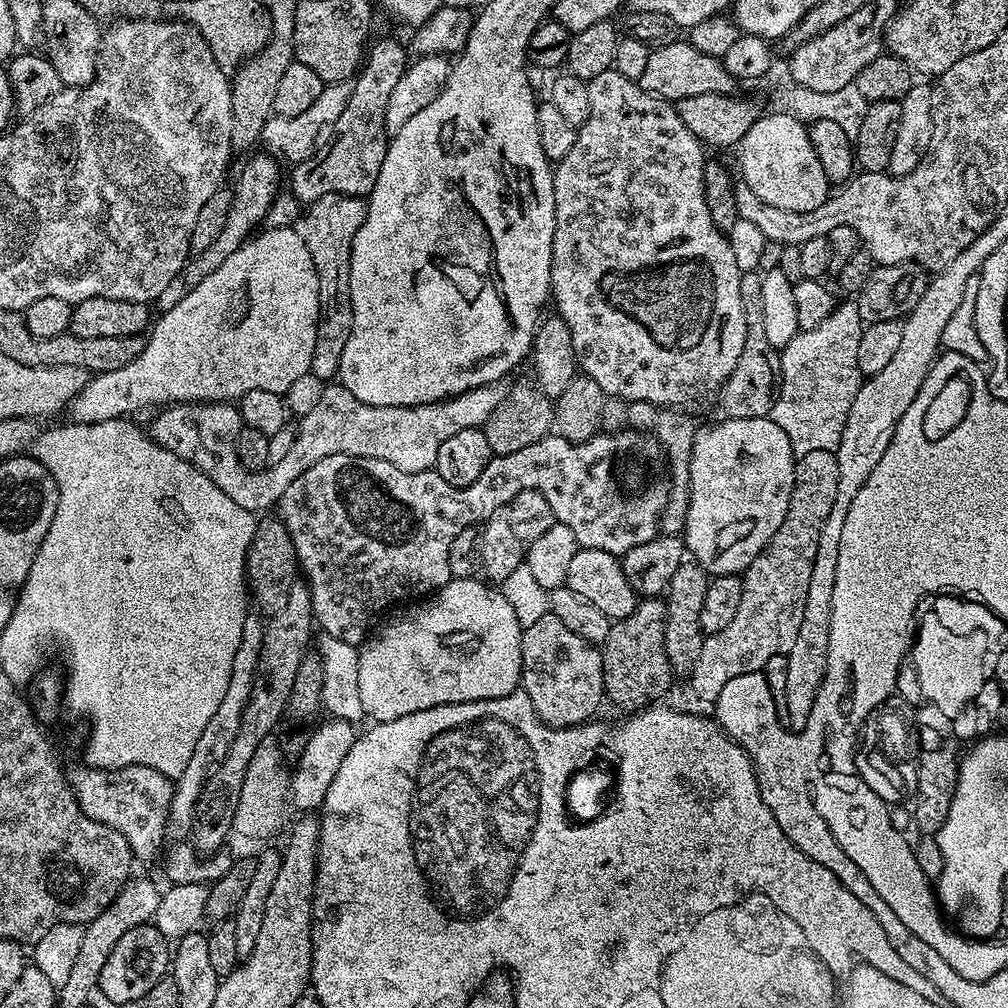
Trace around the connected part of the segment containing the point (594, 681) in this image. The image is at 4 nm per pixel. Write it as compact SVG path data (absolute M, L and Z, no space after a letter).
M552 612L520 633L522 646L522 690L530 698L540 721L552 728L586 724L605 703L604 658L597 645L574 634Z

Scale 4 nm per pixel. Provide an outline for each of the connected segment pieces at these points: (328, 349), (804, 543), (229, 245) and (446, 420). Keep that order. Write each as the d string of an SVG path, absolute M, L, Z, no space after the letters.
M326 194L307 205L302 216L306 250L310 250L310 259L314 261L314 270L318 274L320 303L311 372L325 382L339 373L342 350L346 350L346 338L350 338L350 330L354 326L354 310L350 302L350 250L354 246L354 234L358 234L367 213L367 203L361 197Z
M815 450L797 459L786 518L782 526L778 526L774 538L770 538L762 554L758 554L758 558L754 558L754 562L750 562L750 566L742 574L742 606L738 606L734 622L730 622L730 626L726 626L726 630L718 634L705 636L700 660L690 669L692 692L698 699L716 701L718 694L722 694L726 687L726 682L730 682L730 678L738 678L738 674L759 672L774 655L787 656L790 650L794 650L794 642L798 642L798 630L802 625L802 614L806 609L806 598L814 572L814 558L818 554L818 538L822 538L822 526L830 522L830 514L837 504L838 480L838 458L835 451Z
M263 155L254 157L241 170L240 177L236 180L236 188L231 189L232 205L229 208L229 214L226 216L225 226L223 226L221 234L206 250L189 255L182 270L178 270L178 274L174 274L174 279L163 288L162 294L158 294L158 298L154 301L157 313L174 310L174 306L178 306L178 302L182 302L182 298L186 298L186 294L190 294L190 290L195 290L209 274L214 274L214 270L218 270L218 266L222 266L222 262L226 262L226 258L230 258L230 254L234 254L234 250L241 248L253 233L267 221L270 206L281 191L281 165L271 155Z
M332 382L327 385L322 394L322 399L318 401L318 406L310 410L310 414L299 417L295 425L295 436L293 445L282 462L275 463L271 467L266 467L261 472L251 472L238 462L238 452L236 443L238 434L242 427L240 422L240 410L232 402L201 402L198 404L173 404L157 411L156 417L152 420L150 435L152 441L166 450L170 454L178 454L190 466L194 466L202 473L206 474L214 486L218 486L224 494L241 508L250 510L254 514L279 503L282 494L286 494L287 487L295 478L301 474L306 474L314 462L322 462L322 458L330 458L330 454L346 454L354 458L372 458L388 462L390 466L398 466L398 470L403 472L427 472L435 469L436 459L438 458L438 446L446 442L453 434L459 434L462 430L470 430L483 426L494 414L496 407L502 402L505 389L500 384L487 384L481 388L475 388L469 392L463 392L460 396L449 396L447 400L439 400L437 404L419 404L418 406L366 406L366 402L358 402L350 390L346 390L344 385L339 382Z

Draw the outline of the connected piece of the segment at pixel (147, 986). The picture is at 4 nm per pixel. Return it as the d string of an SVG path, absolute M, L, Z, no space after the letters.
M155 923L140 924L137 928L126 930L126 934L118 938L118 946L114 946L110 958L106 958L106 966L102 966L98 992L117 1006L137 1003L143 1001L147 992L154 990L154 982L169 975L169 972L169 940L156 929Z

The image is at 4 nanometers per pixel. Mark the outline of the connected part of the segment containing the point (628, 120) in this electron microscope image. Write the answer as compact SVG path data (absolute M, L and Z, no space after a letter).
M615 67L587 81L587 85L590 90L590 118L578 129L570 154L558 161L552 173L556 221L550 262L551 303L556 303L555 311L564 319L566 326L570 326L579 371L598 382L605 397L617 396L628 404L650 402L660 410L679 409L689 414L704 412L712 403L717 403L734 366L738 366L738 358L742 358L742 346L746 342L746 314L742 310L740 285L742 273L727 235L721 232L710 214L704 193L705 145L686 130L685 123L676 113L675 103L660 100L642 90L637 81L622 78Z

